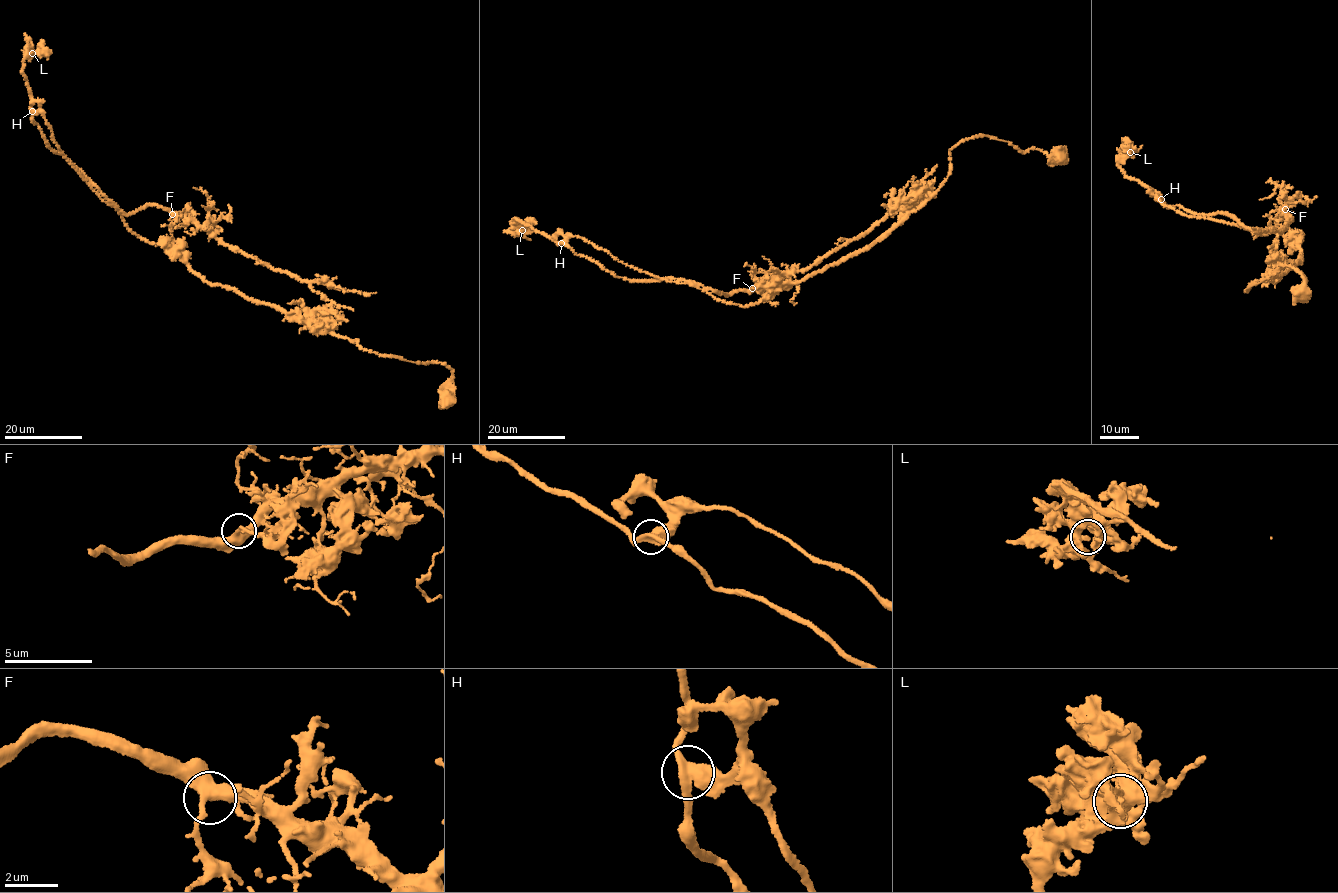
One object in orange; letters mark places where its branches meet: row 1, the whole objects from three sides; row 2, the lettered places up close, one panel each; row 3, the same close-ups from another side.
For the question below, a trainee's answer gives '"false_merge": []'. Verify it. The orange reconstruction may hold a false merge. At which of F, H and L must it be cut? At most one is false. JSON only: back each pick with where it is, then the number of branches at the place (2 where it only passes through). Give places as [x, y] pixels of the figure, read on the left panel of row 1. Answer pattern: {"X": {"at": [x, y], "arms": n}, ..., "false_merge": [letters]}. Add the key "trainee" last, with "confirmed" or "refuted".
{"H": {"at": [32, 111], "arms": 3}, "false_merge": ["H"], "trainee": "refuted"}

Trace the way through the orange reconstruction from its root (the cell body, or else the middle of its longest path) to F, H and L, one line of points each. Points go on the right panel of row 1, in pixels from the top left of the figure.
F: (1299, 293), (1305, 278), (1283, 265), (1245, 291), (1299, 262), (1295, 244), (1301, 239), (1266, 231), (1285, 209)
H: (1299, 293), (1305, 278), (1283, 265), (1245, 291), (1299, 263), (1299, 237), (1161, 200)
L: (1299, 293), (1305, 278), (1283, 265), (1245, 291), (1299, 263), (1301, 239), (1170, 207), (1125, 175), (1130, 152)

